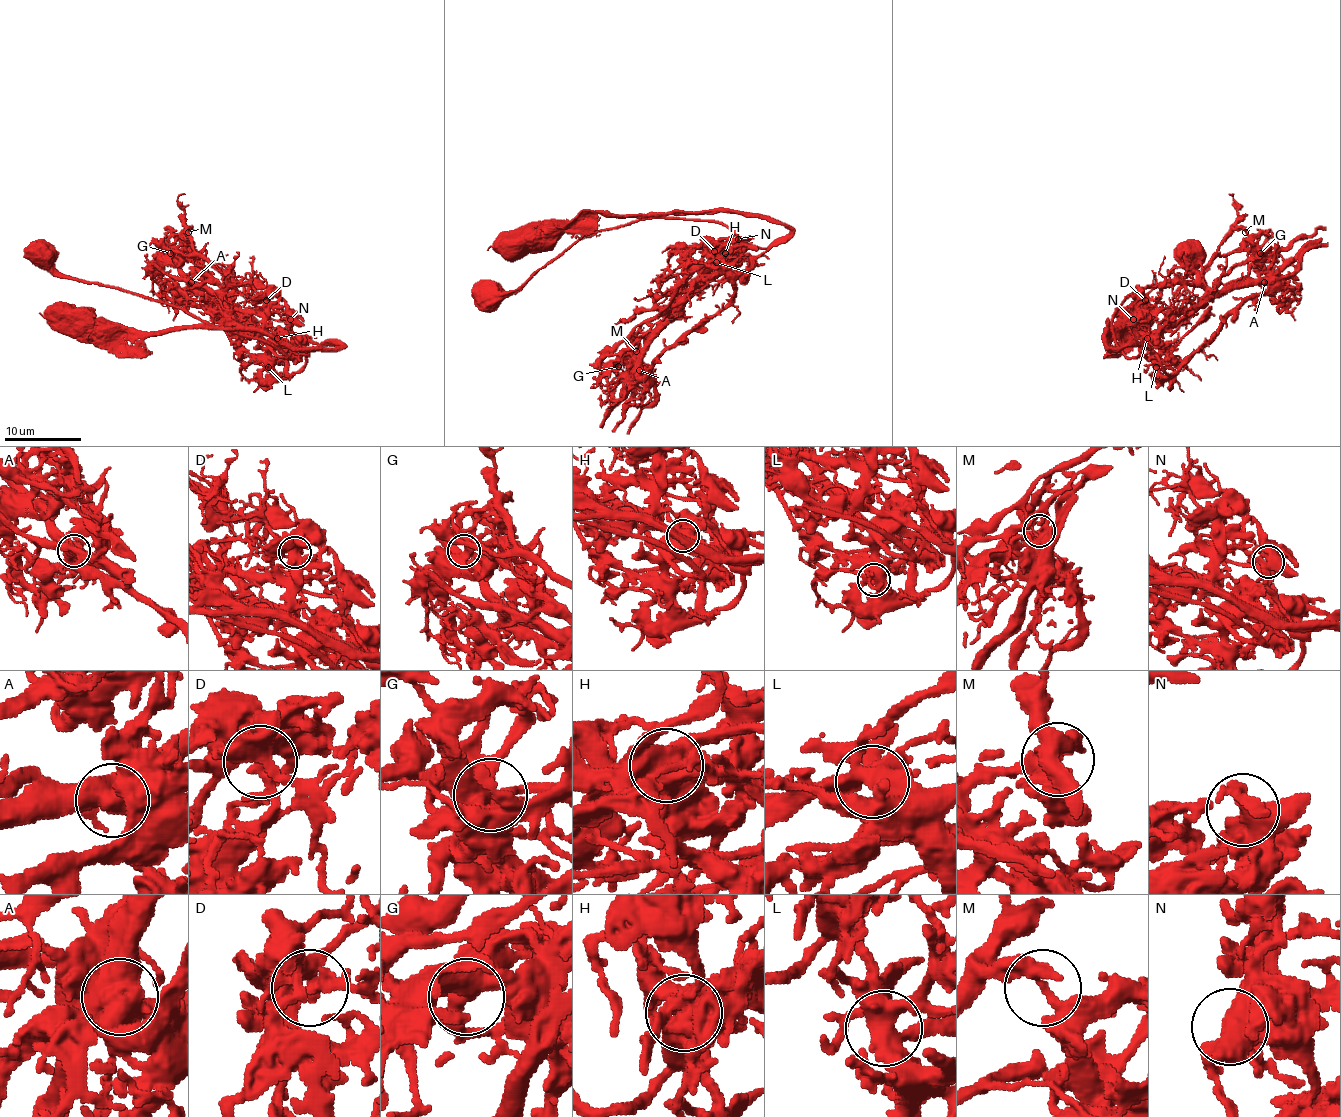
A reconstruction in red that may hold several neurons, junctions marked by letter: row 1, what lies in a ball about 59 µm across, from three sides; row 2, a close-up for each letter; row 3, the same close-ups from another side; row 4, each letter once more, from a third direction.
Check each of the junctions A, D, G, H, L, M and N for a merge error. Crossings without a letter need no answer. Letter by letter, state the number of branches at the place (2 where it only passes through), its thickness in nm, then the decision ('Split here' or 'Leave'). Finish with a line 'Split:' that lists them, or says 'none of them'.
A: Branches: 4. Thickness 600 nm. Split here
D: Branches: 4. Thickness 400 nm. Split here
G: Branches: 3. Thickness 440 nm. Leave
H: Branches: 5. Thickness 650 nm. Split here
L: Branches: 6. Thickness 500 nm. Leave
M: Branches: 3. Thickness 320 nm. Split here
N: Branches: 3. Thickness 440 nm. Leave
Split: A, D, H, M

